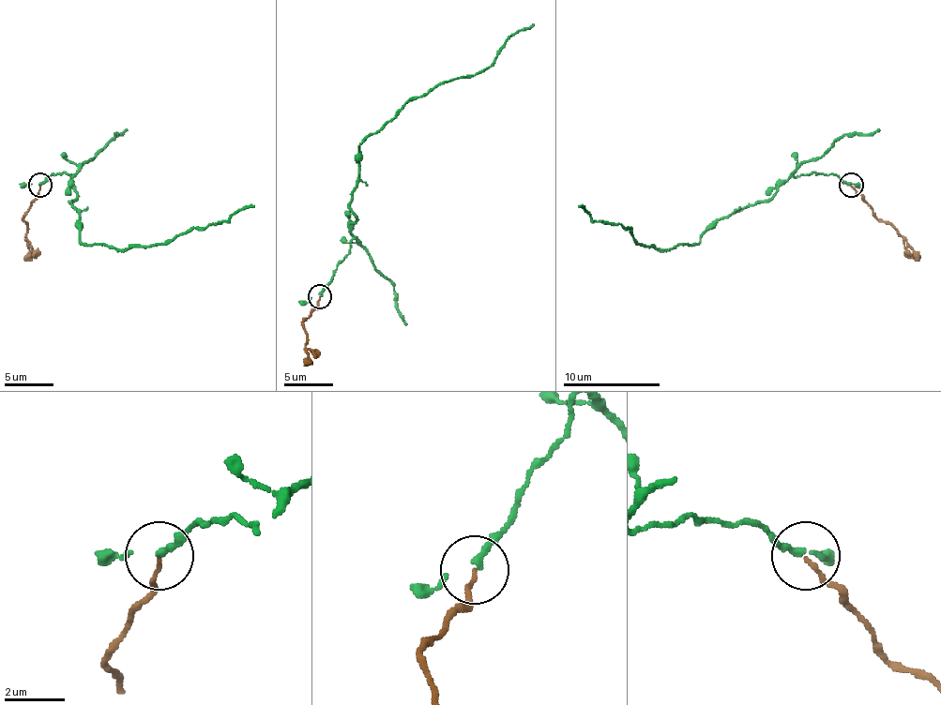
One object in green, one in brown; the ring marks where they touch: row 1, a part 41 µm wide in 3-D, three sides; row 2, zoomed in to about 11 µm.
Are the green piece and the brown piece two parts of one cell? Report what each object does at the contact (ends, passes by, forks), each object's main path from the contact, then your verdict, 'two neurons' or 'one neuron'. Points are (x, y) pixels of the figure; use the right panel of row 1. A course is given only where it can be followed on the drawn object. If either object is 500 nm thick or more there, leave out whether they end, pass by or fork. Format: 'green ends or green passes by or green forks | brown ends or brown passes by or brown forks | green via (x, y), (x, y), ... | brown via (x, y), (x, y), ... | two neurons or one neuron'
green passes by | brown ends | green via (849, 186), (834, 173), (791, 175), (764, 202), (718, 219), (696, 244), (657, 248), (579, 205) | brown via (851, 186), (878, 219), (890, 224), (919, 261) | one neuron

